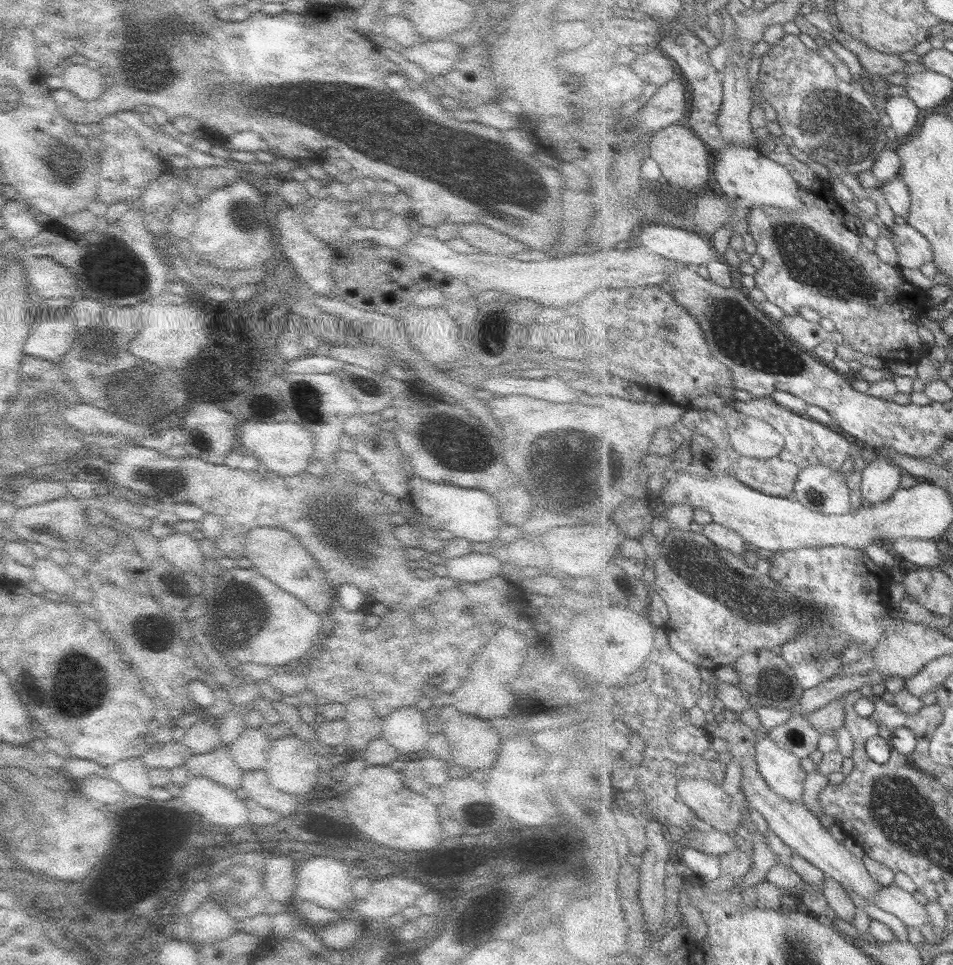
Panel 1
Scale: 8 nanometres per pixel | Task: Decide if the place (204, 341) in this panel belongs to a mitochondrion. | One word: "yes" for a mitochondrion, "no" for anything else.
yes

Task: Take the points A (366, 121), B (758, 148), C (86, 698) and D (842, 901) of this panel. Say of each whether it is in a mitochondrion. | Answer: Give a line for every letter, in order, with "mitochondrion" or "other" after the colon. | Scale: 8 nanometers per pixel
A: mitochondrion
B: other
C: mitochondrion
D: other

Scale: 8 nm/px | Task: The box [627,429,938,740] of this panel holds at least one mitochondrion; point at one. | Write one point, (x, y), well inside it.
(756, 607)

